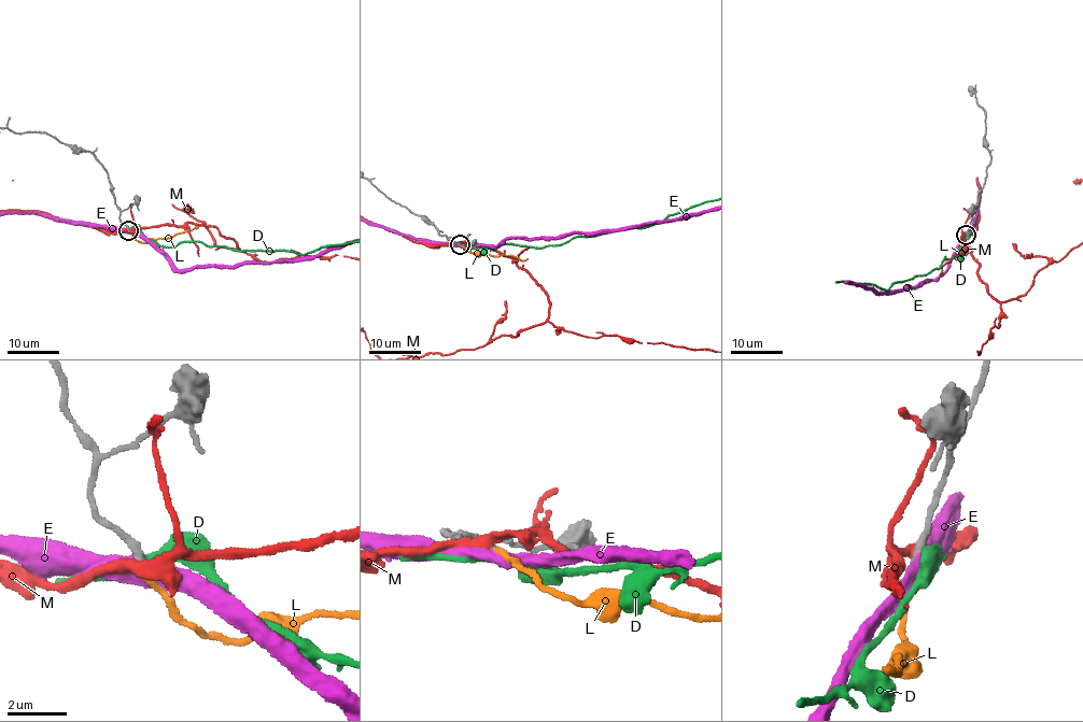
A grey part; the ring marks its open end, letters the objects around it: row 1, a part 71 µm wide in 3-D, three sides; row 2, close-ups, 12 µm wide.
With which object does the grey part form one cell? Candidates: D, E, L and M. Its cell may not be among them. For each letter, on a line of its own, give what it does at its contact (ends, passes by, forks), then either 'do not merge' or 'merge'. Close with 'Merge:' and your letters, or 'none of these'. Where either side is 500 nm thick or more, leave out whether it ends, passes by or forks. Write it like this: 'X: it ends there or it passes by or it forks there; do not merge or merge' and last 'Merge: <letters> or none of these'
D: it passes by; do not merge
E: it passes by; do not merge
L: it ends there; merge
M: it passes by; do not merge
Merge: L

